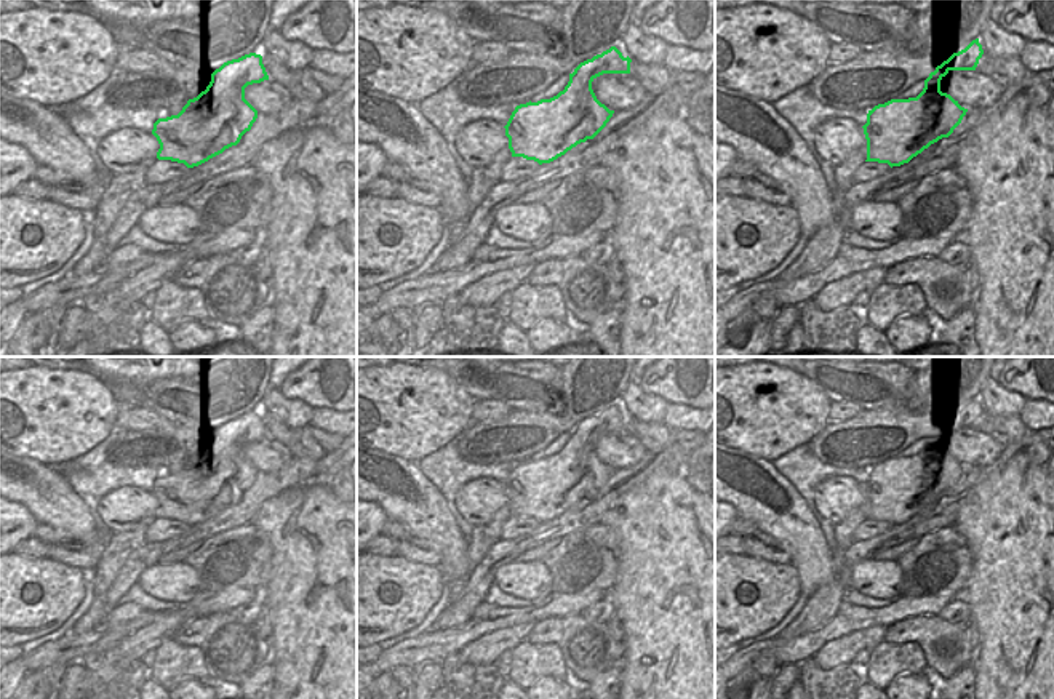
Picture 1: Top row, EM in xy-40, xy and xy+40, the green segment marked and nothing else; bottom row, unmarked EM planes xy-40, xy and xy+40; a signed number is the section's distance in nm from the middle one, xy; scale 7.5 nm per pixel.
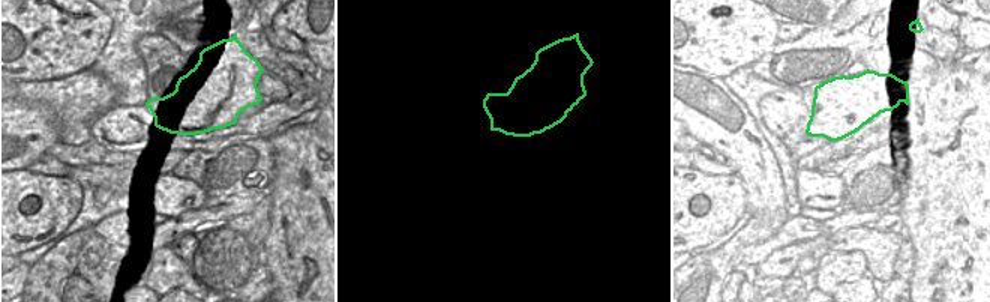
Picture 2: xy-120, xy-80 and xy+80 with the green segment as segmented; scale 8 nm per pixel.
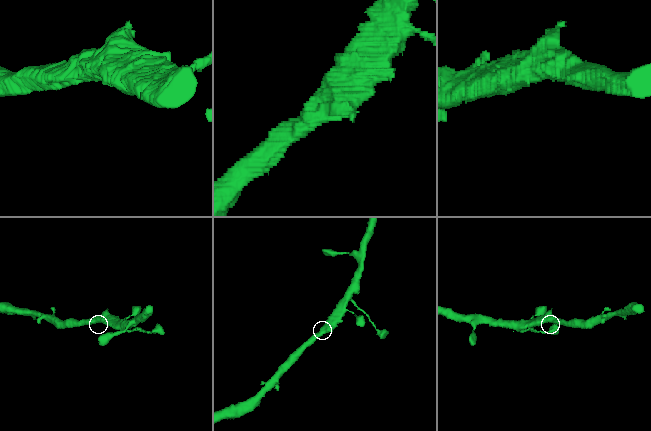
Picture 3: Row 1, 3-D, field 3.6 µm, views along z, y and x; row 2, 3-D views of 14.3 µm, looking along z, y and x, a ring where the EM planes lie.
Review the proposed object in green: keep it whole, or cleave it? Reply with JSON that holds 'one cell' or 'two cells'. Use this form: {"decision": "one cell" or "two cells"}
{"decision": "one cell"}

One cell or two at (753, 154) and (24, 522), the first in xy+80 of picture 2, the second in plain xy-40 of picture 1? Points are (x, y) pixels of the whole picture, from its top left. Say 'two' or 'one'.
two

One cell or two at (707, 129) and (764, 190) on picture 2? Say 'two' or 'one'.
one

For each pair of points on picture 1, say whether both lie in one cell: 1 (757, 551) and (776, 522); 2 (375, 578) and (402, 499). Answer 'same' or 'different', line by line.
1: different
2: different

